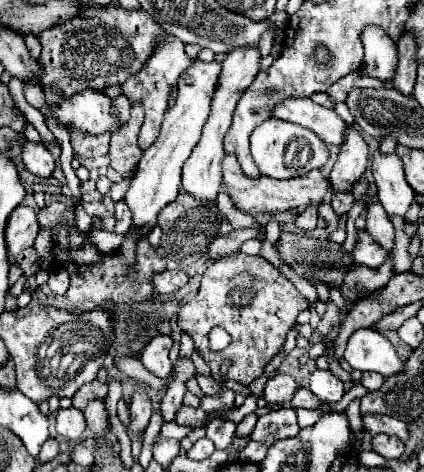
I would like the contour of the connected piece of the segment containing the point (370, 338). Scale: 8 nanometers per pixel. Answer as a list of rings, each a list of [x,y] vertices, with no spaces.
[[[360,329],[348,339],[344,359],[352,369],[376,371],[384,379],[404,371],[404,361],[396,355],[392,343],[374,329]]]

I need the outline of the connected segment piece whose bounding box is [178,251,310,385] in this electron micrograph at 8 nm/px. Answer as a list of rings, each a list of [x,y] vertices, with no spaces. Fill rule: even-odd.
[[[236,251],[218,259],[204,271],[196,297],[178,313],[178,325],[182,331],[192,335],[212,371],[212,379],[222,381],[226,377],[250,385],[264,373],[264,367],[272,361],[272,357],[282,351],[286,331],[296,323],[296,315],[308,307],[310,303],[272,263],[258,255],[250,257],[242,251]],[[212,327],[222,327],[230,333],[232,343],[226,349],[212,351],[208,347],[208,333]],[[224,357],[234,361],[226,375],[220,373]]]

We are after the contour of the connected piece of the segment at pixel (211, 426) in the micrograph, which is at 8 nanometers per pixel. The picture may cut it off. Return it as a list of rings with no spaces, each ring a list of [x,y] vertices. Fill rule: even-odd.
[[[212,419],[212,423],[208,423],[208,427],[206,427],[206,437],[216,445],[216,449],[228,449],[232,443],[234,429],[236,429],[236,425],[230,421]]]

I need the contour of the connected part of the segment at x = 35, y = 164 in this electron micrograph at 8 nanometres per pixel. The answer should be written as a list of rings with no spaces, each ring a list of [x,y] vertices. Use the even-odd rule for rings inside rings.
[[[24,143],[22,145],[24,151],[22,151],[22,161],[26,165],[26,169],[30,173],[34,173],[36,177],[42,177],[42,179],[48,179],[54,171],[54,157],[50,155],[50,151],[40,143]]]

